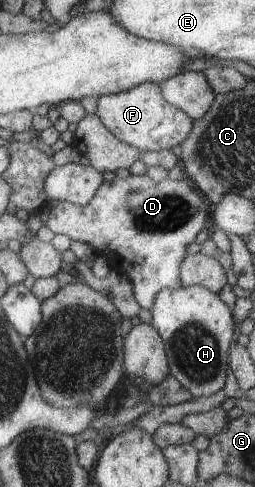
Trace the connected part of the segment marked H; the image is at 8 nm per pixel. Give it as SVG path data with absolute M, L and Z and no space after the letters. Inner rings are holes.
M200 285L163 288L150 307L150 324L158 331L164 345L169 376L194 398L208 397L222 389L229 366L229 346L233 326L230 309Z

